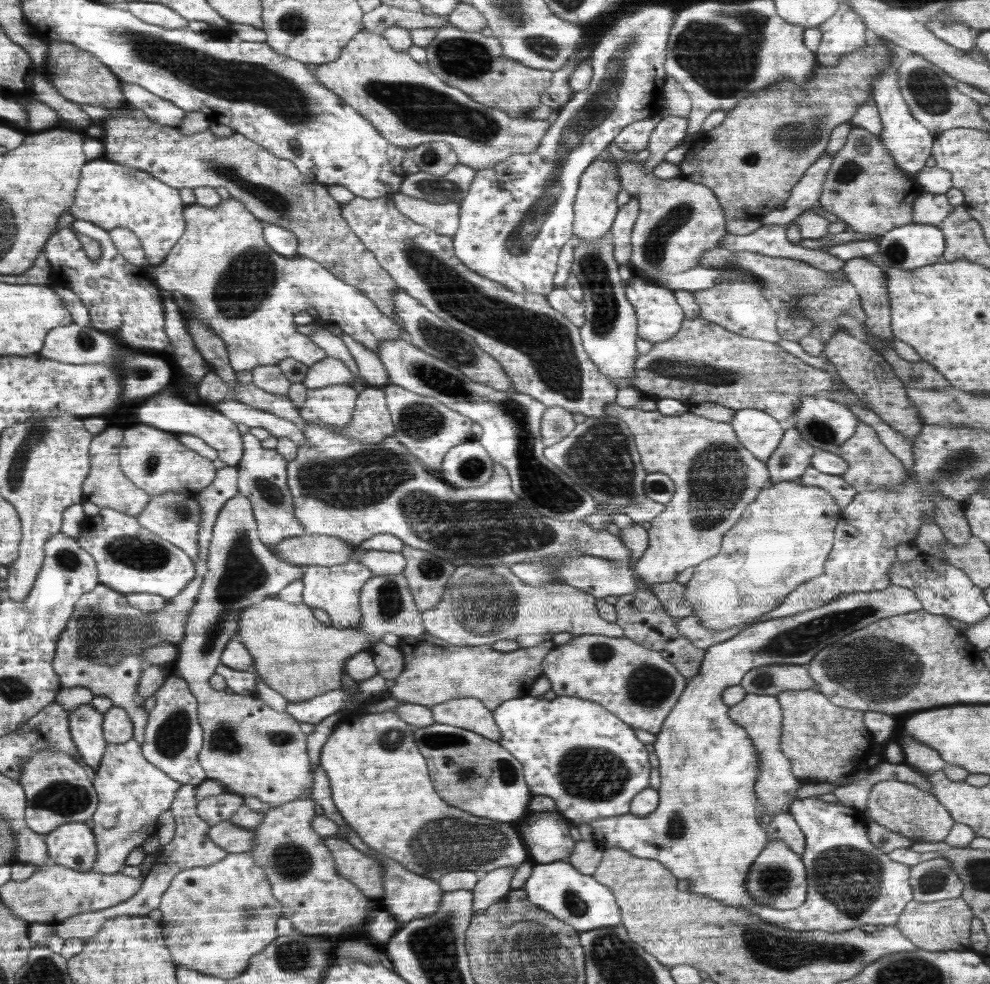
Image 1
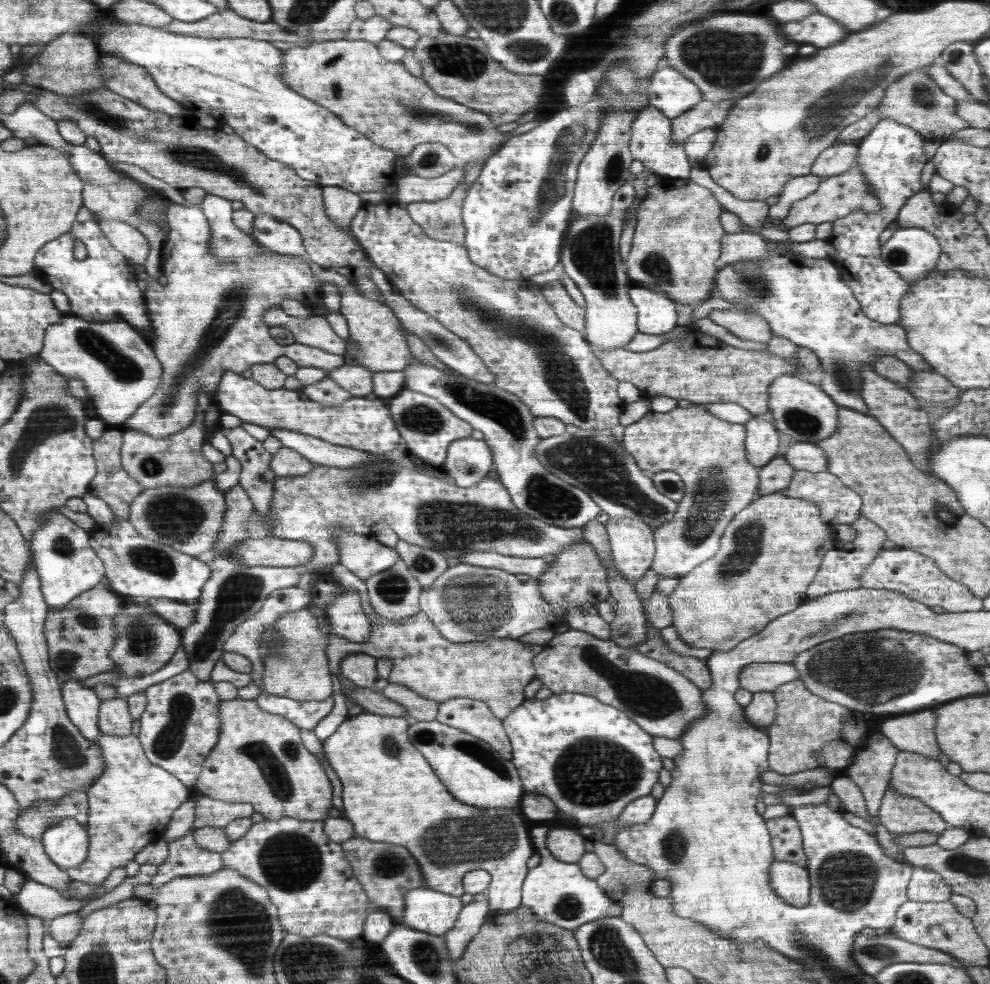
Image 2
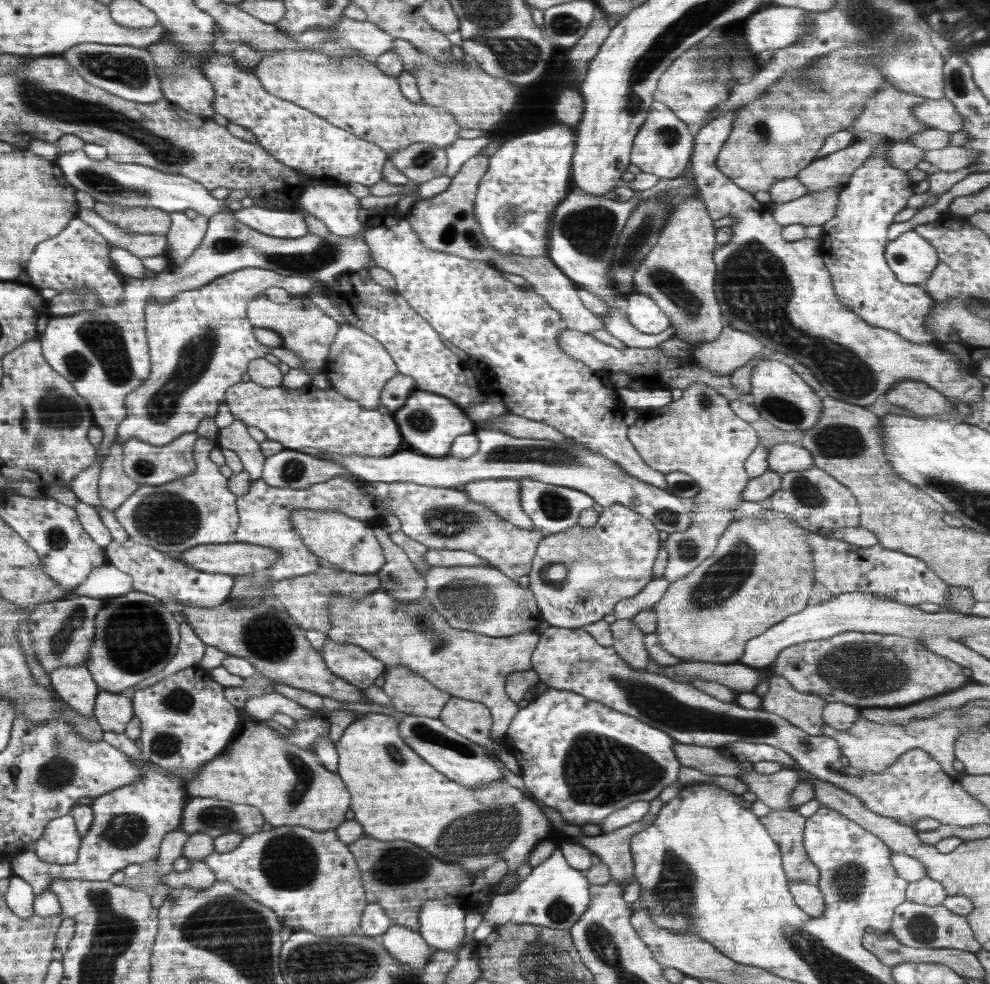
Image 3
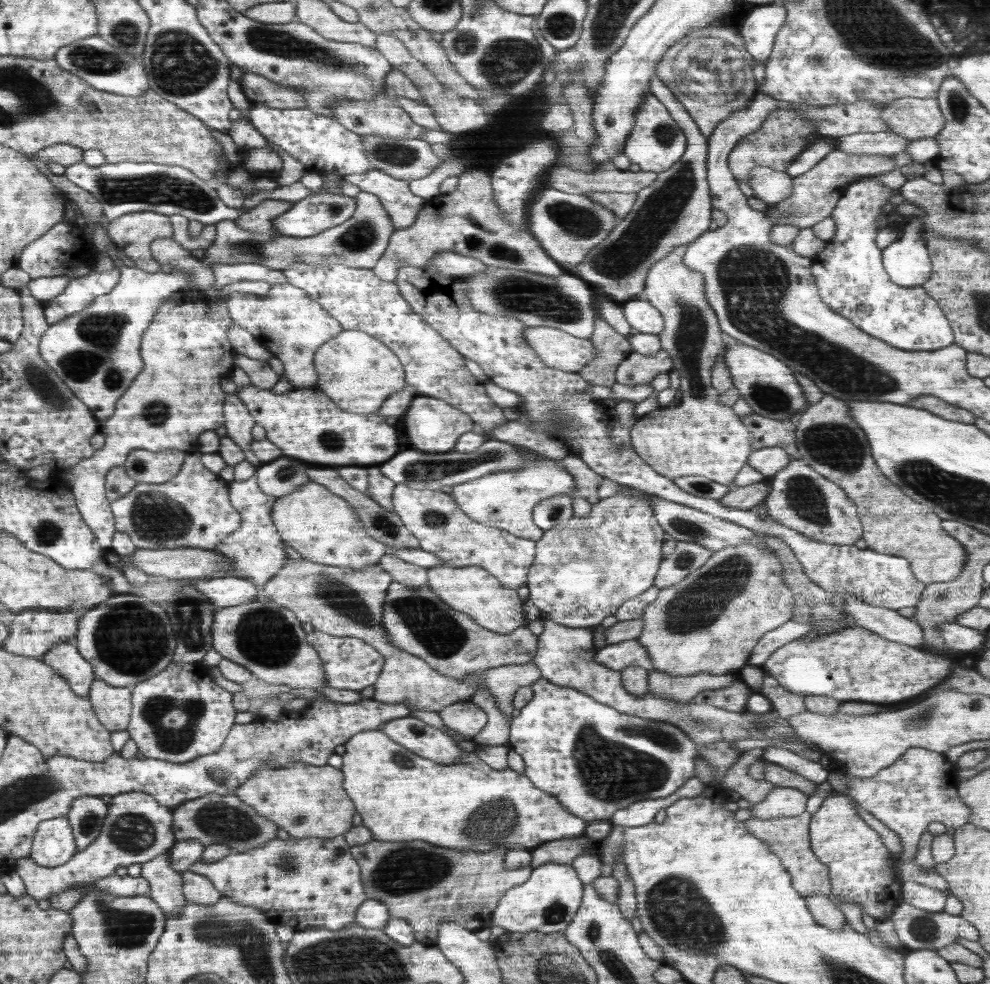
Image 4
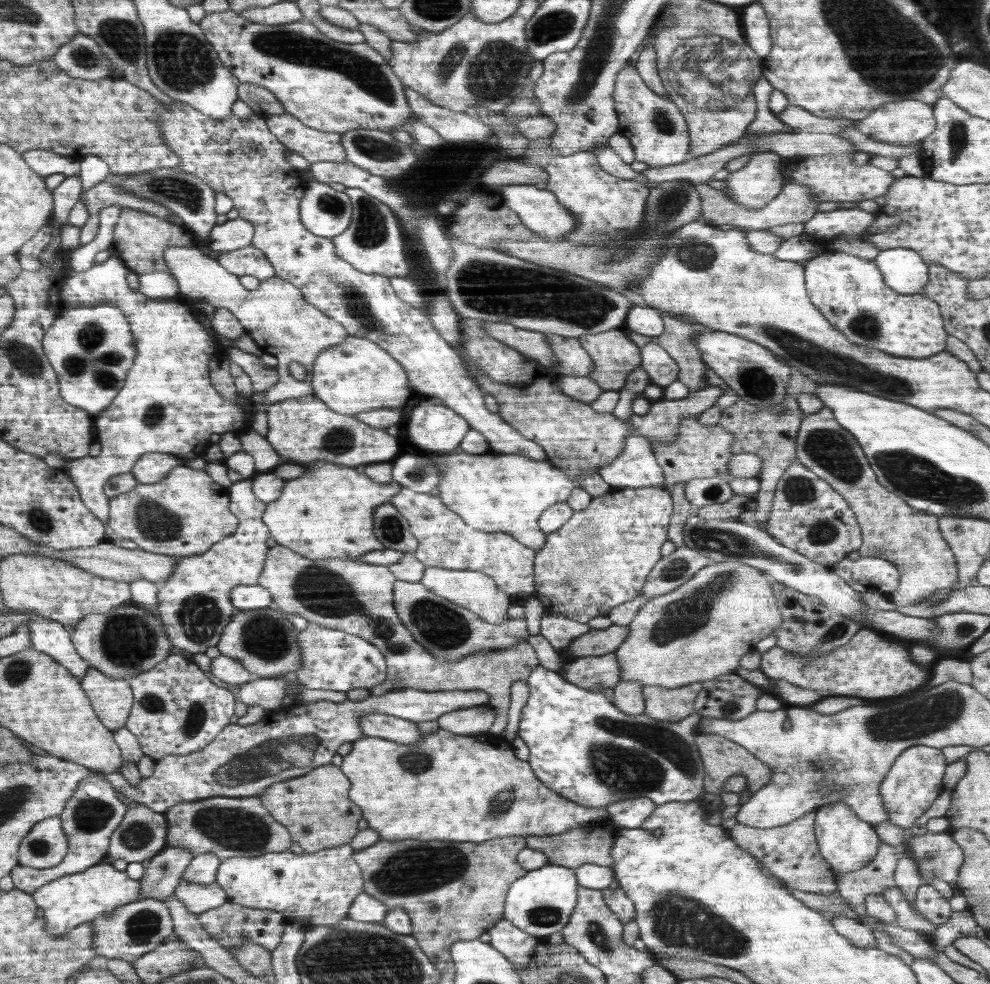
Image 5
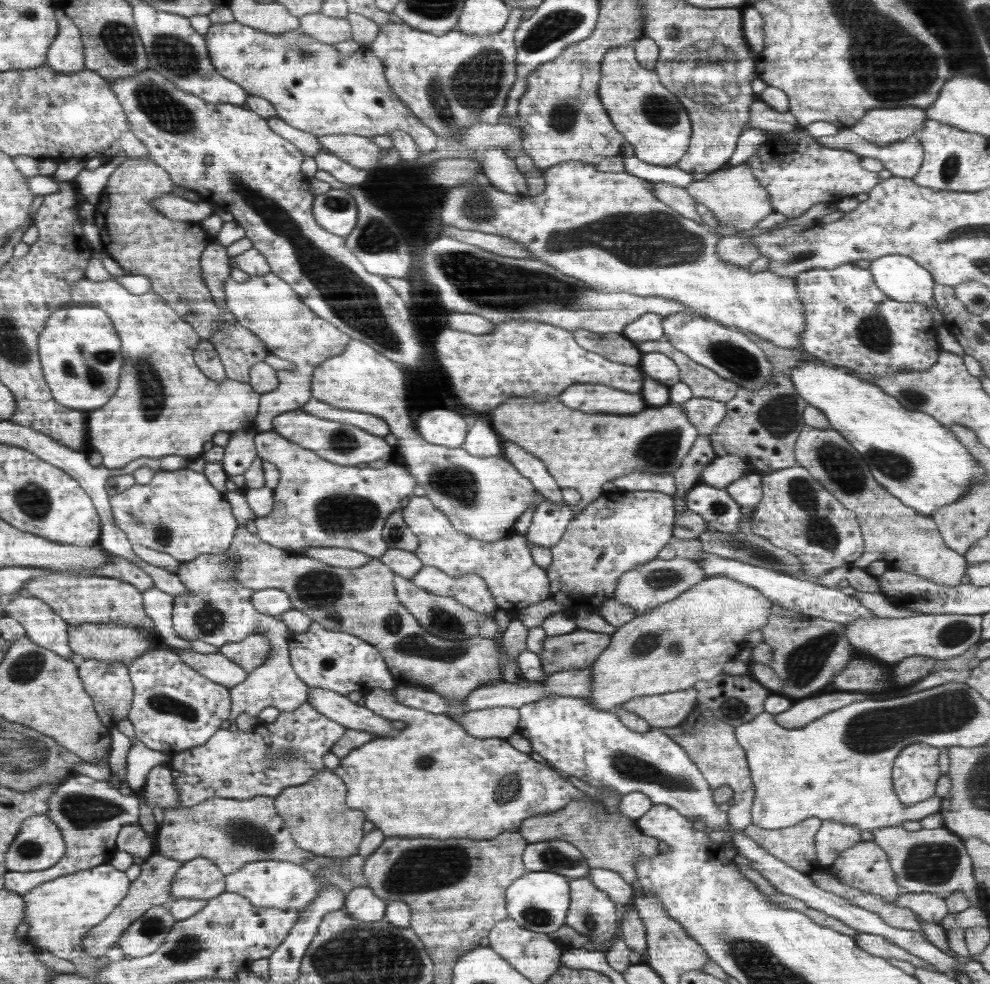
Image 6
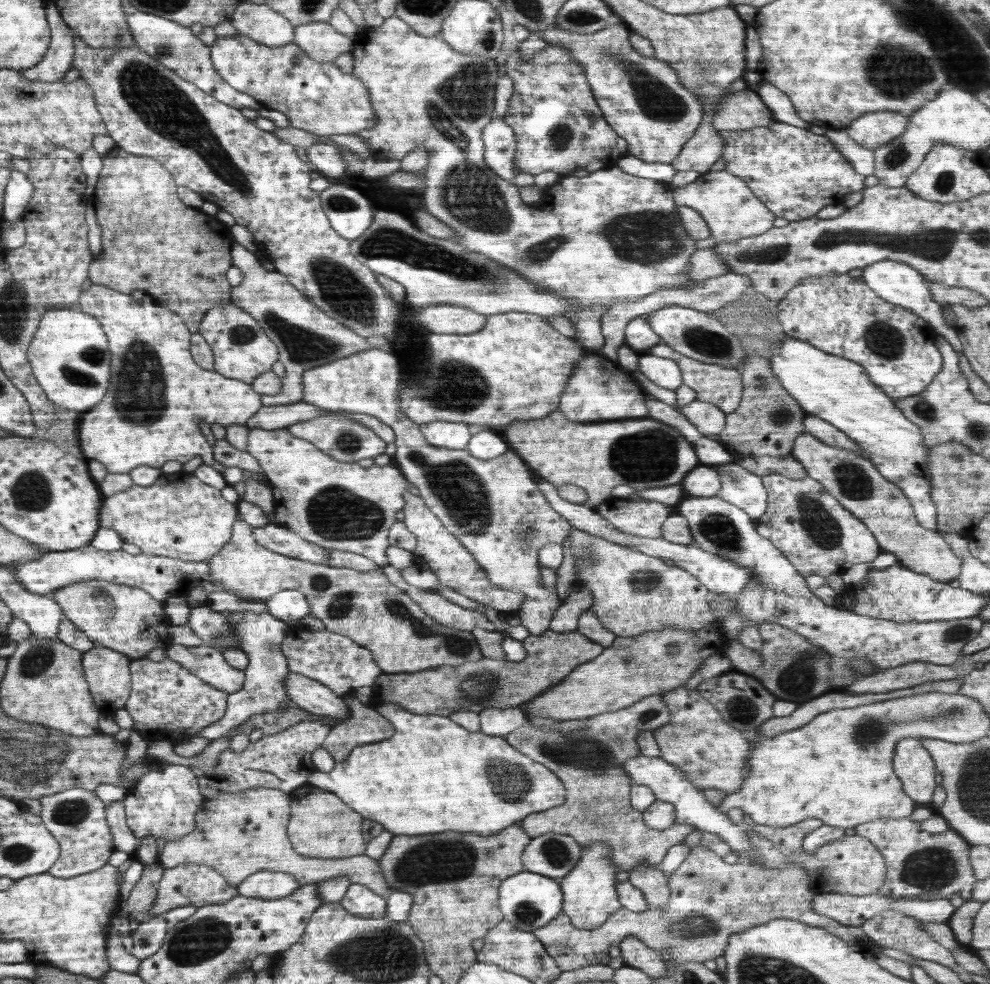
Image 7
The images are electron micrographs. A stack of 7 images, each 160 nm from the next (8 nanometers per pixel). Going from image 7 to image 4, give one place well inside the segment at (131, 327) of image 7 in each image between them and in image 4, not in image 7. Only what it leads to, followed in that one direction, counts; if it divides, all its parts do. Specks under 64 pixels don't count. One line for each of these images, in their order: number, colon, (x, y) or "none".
4: (188, 358)
5: (169, 404)
6: (165, 404)

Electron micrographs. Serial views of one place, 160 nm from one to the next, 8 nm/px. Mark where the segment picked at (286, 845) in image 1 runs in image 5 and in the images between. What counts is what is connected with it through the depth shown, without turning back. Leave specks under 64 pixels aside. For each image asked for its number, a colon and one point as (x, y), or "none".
2: (305, 873)
3: (310, 879)
4: (310, 882)
5: (318, 888)

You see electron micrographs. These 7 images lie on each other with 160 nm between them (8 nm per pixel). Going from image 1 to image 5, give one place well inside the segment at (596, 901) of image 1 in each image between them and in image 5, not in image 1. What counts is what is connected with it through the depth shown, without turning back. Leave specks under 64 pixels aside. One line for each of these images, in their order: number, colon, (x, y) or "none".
2: (557, 892)
3: (555, 895)
4: (547, 901)
5: (540, 903)

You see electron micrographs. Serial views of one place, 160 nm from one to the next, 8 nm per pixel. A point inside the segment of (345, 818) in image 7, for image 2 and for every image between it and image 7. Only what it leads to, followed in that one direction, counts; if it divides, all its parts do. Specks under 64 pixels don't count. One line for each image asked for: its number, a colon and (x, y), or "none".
2: (259, 758)
3: (290, 787)
4: (304, 800)
5: (316, 810)
6: (319, 820)

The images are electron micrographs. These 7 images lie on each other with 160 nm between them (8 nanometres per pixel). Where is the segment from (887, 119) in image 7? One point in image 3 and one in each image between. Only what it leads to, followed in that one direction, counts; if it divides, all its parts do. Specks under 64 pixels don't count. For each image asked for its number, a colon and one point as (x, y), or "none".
3: (937, 114)
4: (913, 118)
5: (909, 121)
6: (881, 126)

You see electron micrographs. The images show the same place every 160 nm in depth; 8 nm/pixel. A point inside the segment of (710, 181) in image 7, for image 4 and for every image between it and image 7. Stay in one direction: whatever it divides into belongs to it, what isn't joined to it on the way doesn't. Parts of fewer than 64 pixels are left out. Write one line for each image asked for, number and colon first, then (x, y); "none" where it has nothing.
4: (769, 185)
5: (754, 185)
6: (734, 196)

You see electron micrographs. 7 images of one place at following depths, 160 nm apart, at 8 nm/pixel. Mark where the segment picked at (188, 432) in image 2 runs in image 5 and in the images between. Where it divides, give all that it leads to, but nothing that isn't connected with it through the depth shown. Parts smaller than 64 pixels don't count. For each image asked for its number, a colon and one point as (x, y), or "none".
3: (144, 463)
4: (144, 466)
5: (152, 467)

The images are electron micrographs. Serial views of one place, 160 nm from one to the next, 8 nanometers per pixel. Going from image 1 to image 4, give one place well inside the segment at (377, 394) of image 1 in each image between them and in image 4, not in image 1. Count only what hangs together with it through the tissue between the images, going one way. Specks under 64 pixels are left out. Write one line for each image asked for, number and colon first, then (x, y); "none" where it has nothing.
2: (363, 423)
3: (307, 419)
4: (306, 424)

